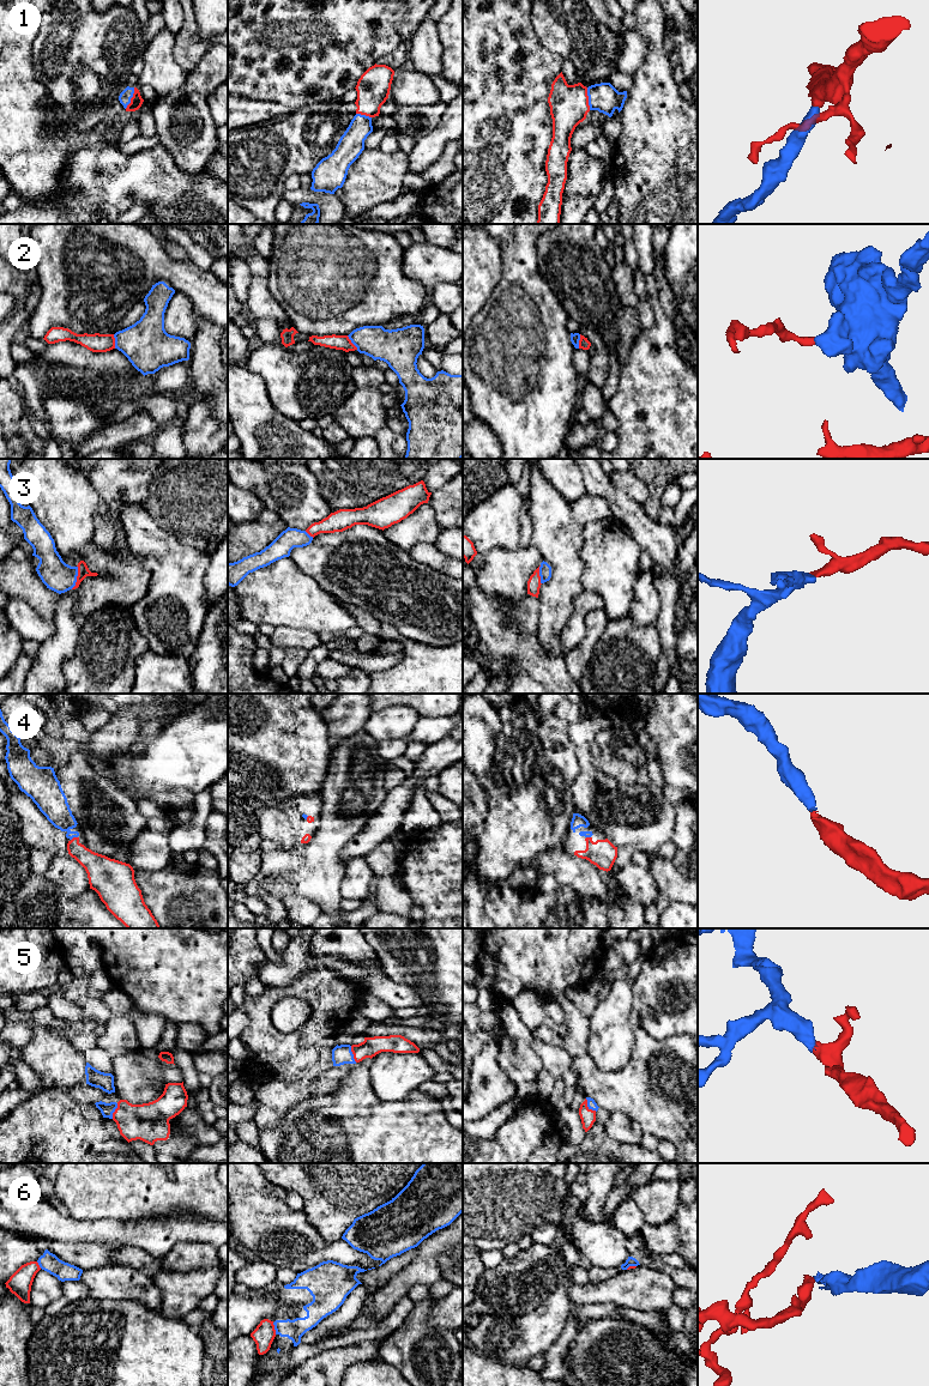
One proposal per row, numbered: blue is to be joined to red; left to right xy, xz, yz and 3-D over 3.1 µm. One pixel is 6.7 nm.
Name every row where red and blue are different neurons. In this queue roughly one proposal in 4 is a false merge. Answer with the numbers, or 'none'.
2, 6

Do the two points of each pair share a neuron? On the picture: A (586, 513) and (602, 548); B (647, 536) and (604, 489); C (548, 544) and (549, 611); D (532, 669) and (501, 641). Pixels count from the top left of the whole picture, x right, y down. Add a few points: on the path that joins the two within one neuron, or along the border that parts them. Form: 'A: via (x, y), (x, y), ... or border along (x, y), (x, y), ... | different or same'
A: border along (611, 513), (607, 518), (589, 521), (584, 526) | different
B: via (639, 524), (616, 500) | same
C: via (559, 561), (557, 594) | same
D: via (525, 661), (508, 645) | same

